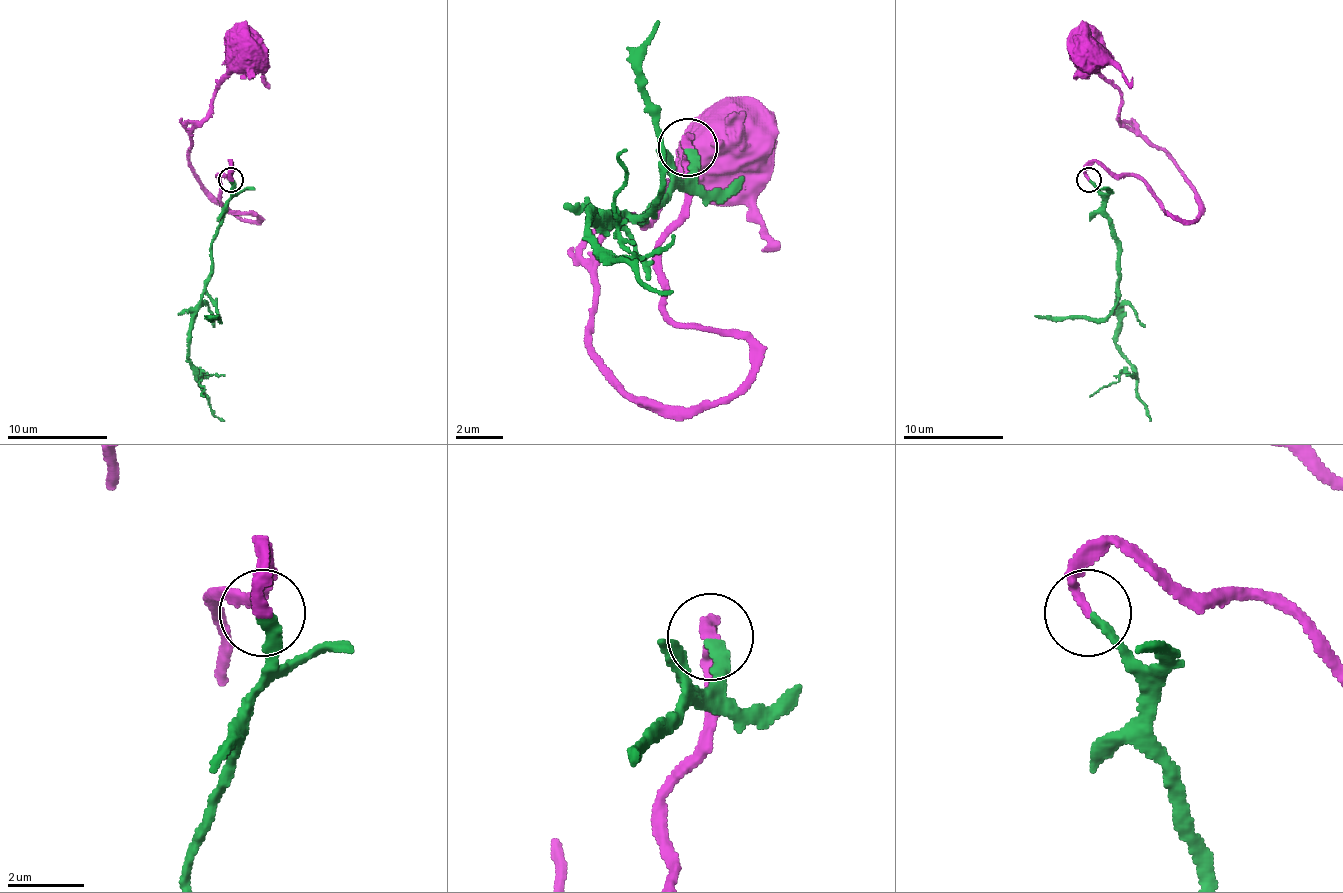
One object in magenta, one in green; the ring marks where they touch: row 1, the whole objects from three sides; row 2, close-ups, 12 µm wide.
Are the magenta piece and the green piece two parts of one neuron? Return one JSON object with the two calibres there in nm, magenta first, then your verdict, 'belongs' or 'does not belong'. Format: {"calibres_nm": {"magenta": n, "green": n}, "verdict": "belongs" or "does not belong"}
{"calibres_nm": {"magenta": 280, "green": 280}, "verdict": "belongs"}

